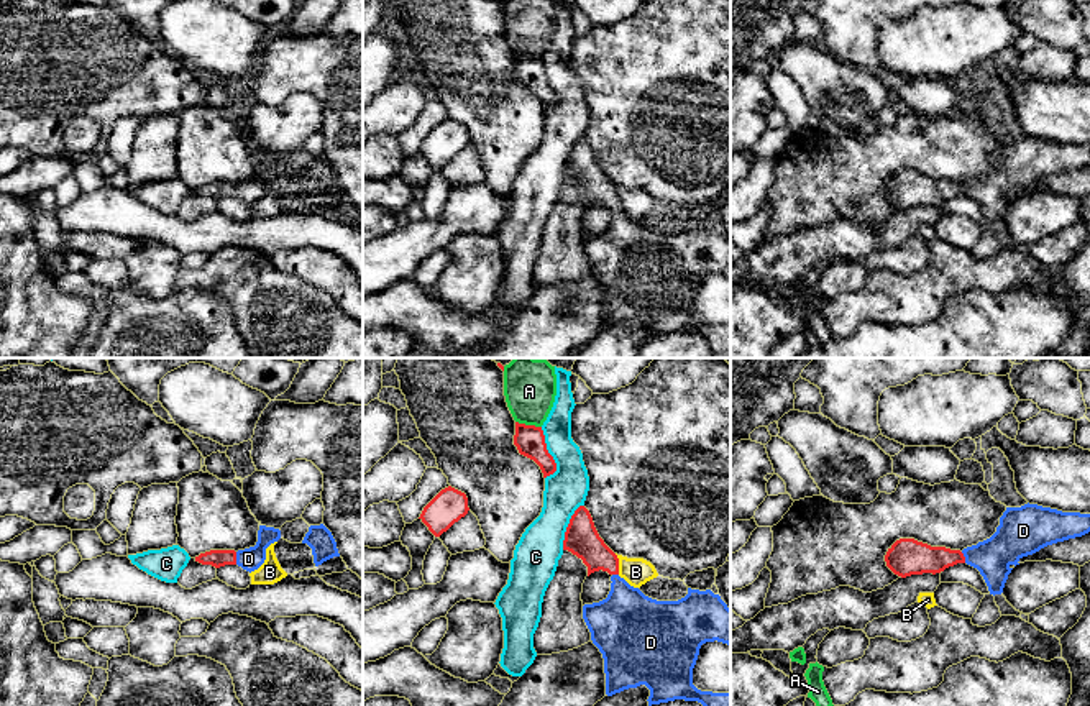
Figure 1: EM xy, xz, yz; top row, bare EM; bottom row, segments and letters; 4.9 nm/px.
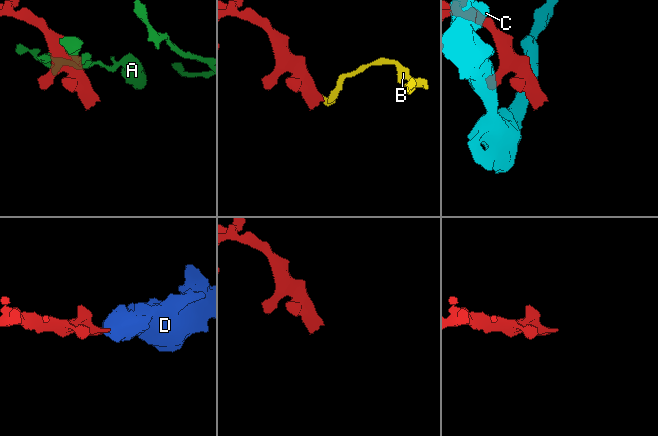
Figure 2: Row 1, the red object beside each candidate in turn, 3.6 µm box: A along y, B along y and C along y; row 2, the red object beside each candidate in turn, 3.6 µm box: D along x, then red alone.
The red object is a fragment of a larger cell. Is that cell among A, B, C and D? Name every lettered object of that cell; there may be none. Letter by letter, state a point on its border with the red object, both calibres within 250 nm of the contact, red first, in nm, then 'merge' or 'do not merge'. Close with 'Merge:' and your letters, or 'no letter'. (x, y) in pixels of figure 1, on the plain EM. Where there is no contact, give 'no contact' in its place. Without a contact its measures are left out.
A: xz (529, 58) | 140/240 nm | do not merge
B: xz (618, 196) | 170/140 nm | do not merge
C: xz (549, 86) | 140/200 nm | do not merge
D: xy (235, 191) | 90/110 nm | merge
Merge: D

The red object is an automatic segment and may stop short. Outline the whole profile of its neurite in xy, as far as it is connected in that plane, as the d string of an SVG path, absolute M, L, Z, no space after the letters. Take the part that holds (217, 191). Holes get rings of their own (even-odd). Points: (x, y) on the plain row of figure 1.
M259 158L258 174L254 179L245 182L210 182L195 189L195 194L202 197L212 197L215 200L225 197L238 197L246 204L258 202L266 192L266 181L281 171L281 163L274 159Z

